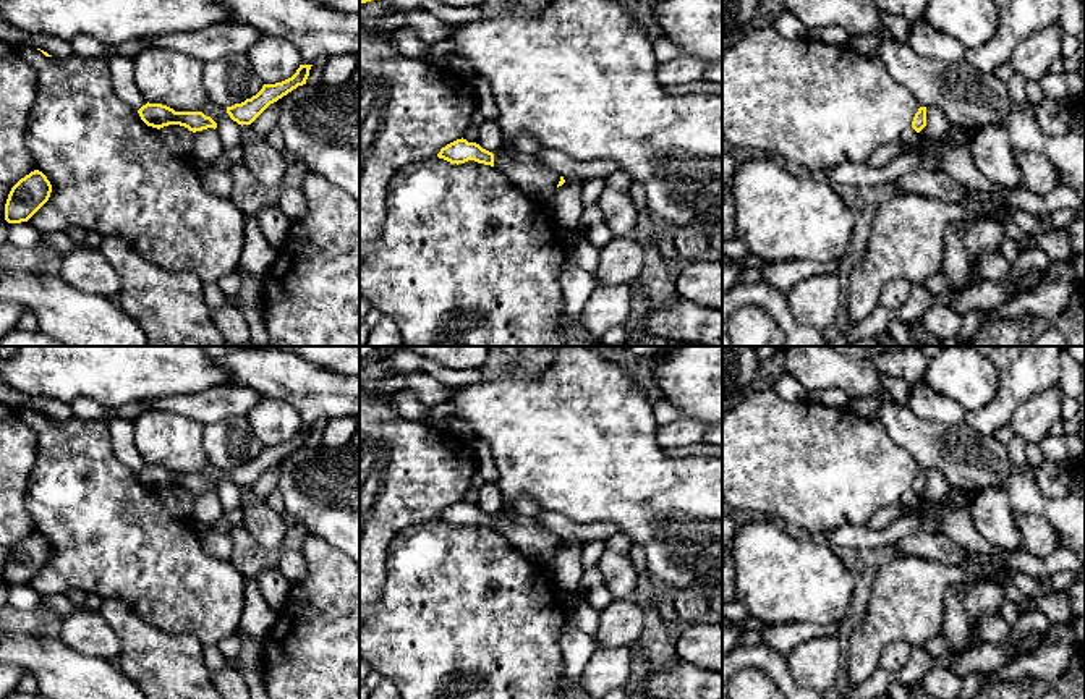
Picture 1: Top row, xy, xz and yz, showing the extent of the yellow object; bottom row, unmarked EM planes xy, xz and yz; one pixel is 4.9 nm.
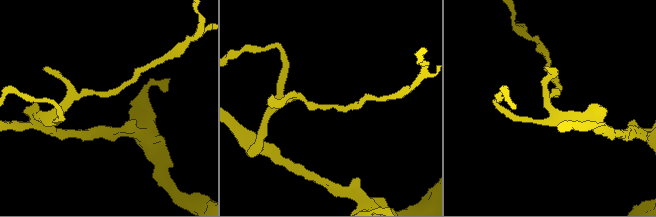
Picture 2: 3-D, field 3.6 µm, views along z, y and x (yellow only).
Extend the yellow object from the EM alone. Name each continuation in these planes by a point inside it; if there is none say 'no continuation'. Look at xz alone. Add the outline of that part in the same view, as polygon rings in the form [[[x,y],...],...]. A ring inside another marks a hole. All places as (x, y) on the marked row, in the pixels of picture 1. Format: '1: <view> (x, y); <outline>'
no continuation

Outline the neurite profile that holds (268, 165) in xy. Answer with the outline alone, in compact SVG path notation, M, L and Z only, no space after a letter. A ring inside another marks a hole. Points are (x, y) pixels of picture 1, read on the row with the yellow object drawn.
M251 125L241 126L243 163L249 173L275 194L282 188L287 163L282 152L275 150L266 138L256 136Z

